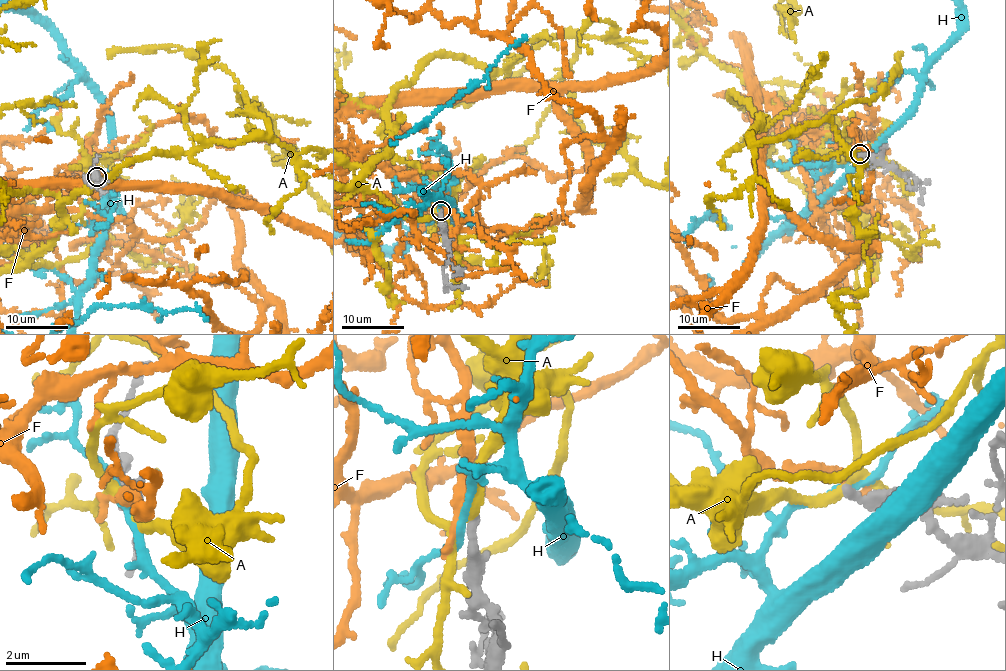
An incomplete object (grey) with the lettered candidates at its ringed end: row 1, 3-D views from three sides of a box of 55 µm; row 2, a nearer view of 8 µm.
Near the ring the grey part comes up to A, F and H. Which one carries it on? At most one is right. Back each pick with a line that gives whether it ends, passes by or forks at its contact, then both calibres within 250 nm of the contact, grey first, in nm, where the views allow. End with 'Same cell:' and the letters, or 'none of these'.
F: It passes by. Thickness 240 nm (grey) against 280 nm
Same cell: F

